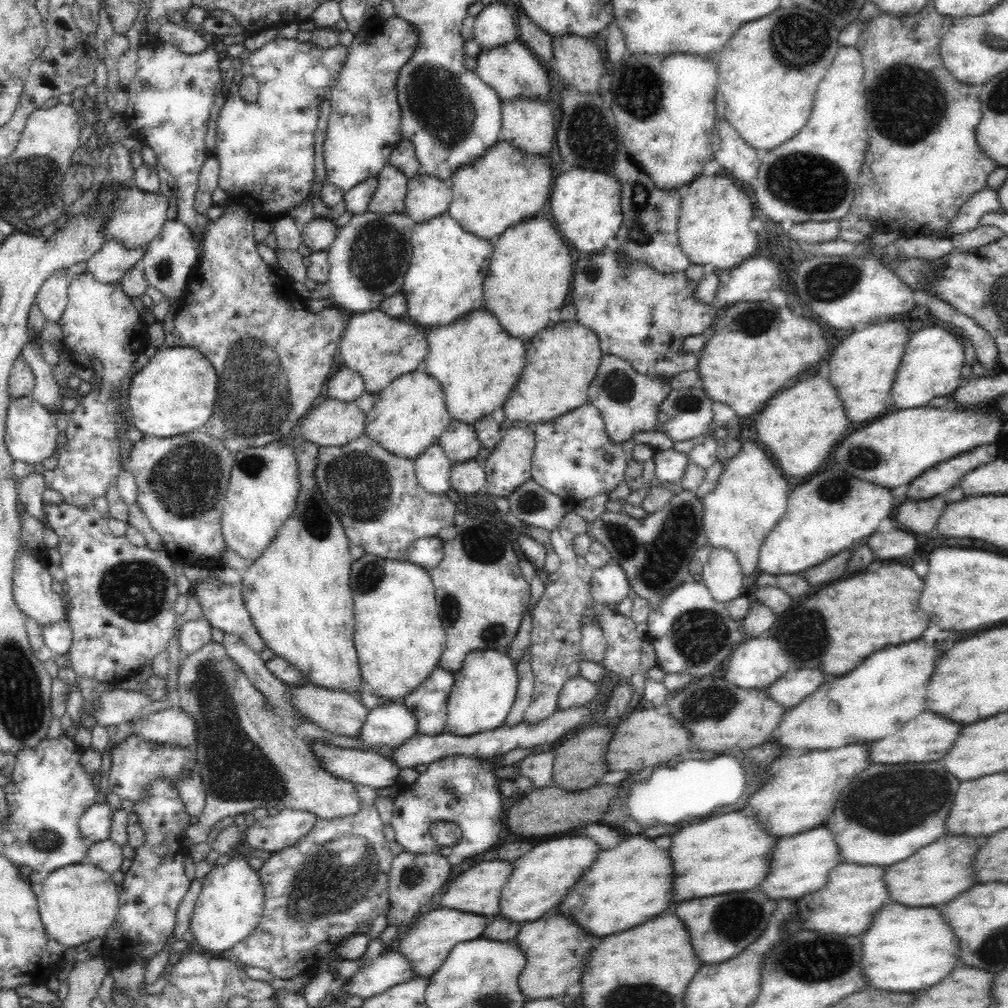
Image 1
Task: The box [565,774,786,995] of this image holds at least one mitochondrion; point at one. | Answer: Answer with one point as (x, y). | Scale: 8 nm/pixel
(729, 923)

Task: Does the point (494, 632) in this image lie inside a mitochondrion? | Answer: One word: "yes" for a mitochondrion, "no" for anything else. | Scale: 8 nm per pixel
yes

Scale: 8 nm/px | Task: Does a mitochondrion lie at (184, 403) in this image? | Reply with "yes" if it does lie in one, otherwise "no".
no

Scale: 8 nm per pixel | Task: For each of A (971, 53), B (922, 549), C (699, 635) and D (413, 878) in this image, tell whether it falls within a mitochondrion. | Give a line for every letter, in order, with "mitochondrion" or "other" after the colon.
A: other
B: other
C: mitochondrion
D: mitochondrion

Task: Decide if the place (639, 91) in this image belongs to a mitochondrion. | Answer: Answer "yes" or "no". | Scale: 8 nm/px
yes

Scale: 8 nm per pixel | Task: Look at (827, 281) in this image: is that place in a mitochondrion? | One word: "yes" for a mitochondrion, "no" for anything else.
yes

